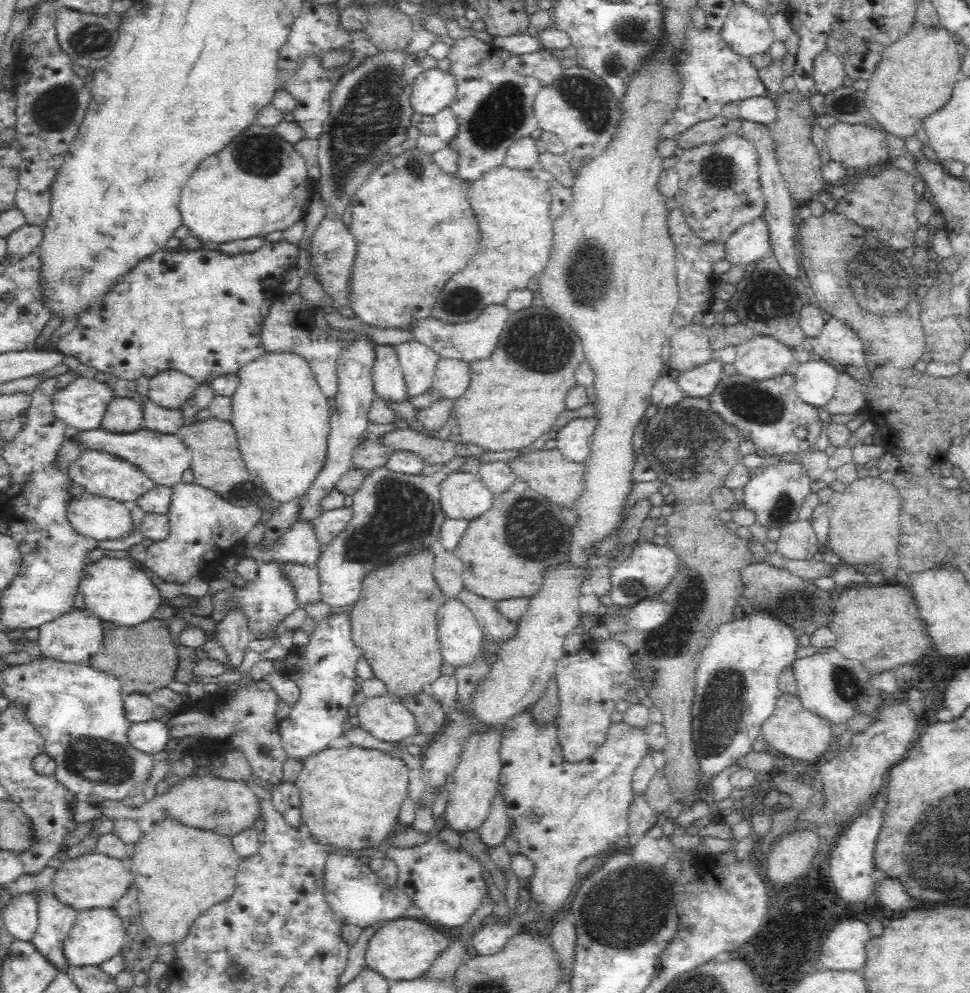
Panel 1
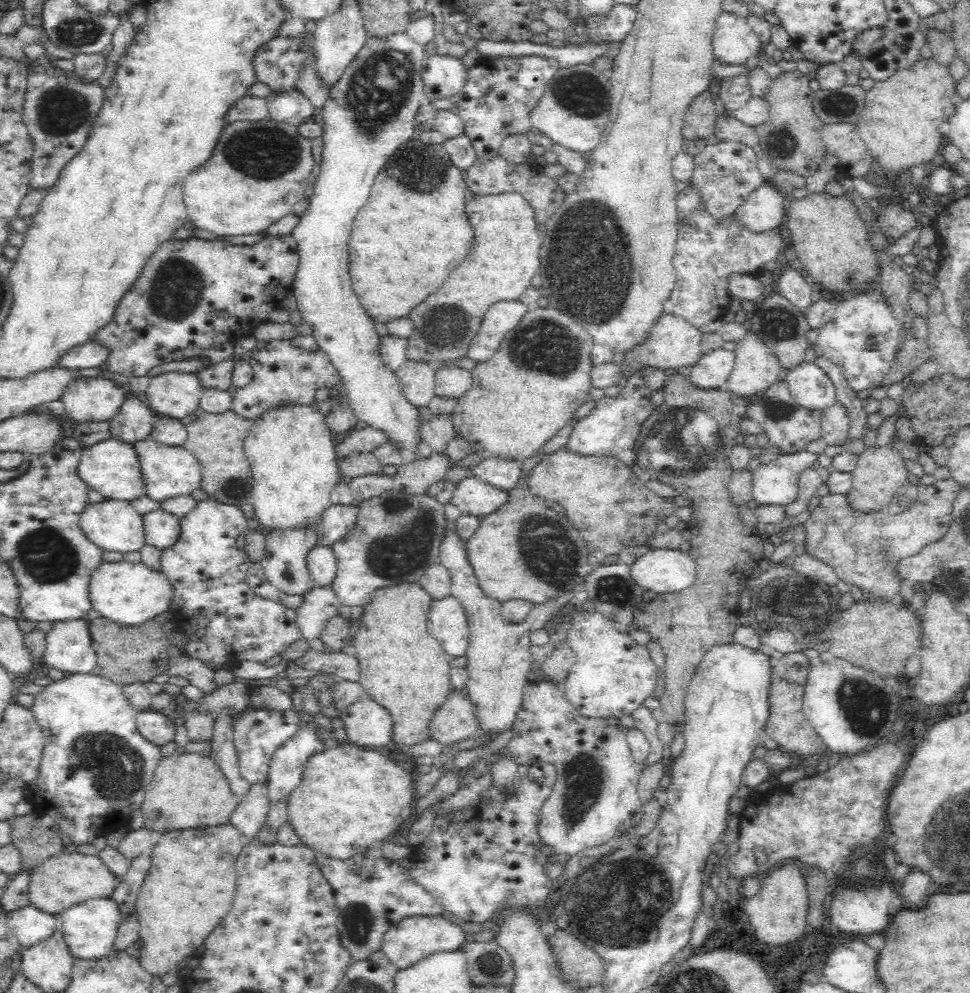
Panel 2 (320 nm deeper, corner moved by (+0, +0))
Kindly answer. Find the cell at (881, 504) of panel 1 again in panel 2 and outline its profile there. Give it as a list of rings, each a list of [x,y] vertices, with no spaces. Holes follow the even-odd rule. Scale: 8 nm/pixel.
[[[875,445],[866,447],[861,454],[857,455],[856,466],[851,472],[851,487],[846,493],[849,508],[864,514],[886,510],[893,497],[899,495],[908,474],[904,459],[891,445],[882,448]]]

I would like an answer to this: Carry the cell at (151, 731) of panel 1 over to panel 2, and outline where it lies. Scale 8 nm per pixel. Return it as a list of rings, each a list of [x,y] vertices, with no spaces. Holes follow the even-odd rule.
[[[167,711],[140,712],[136,716],[136,725],[142,738],[156,746],[164,746],[174,738],[176,727]]]

